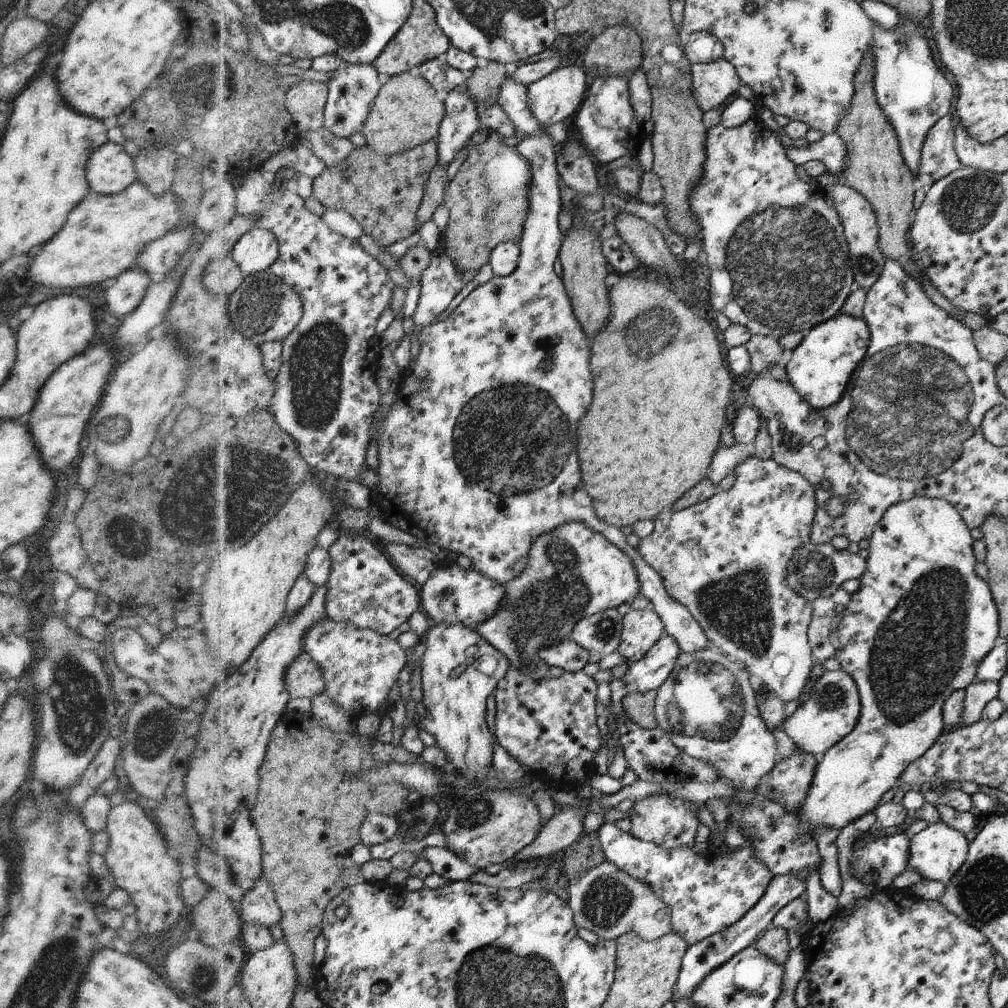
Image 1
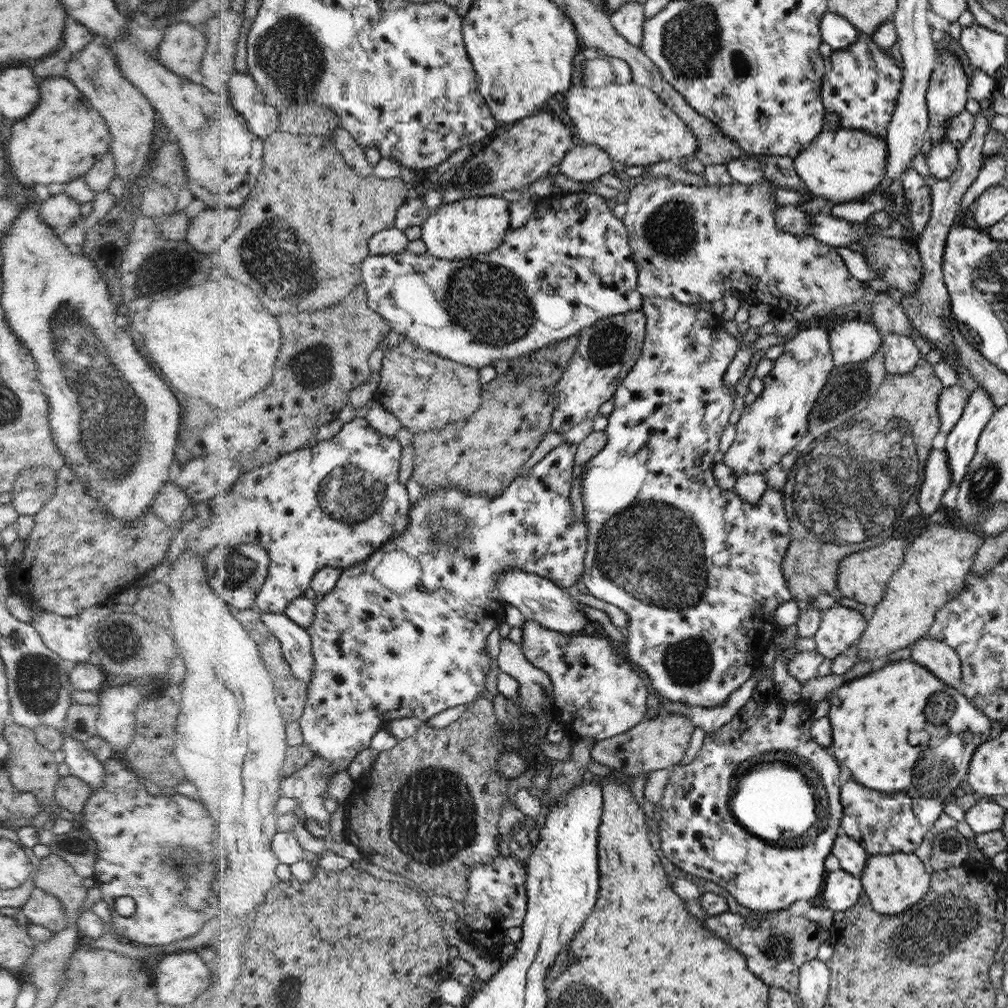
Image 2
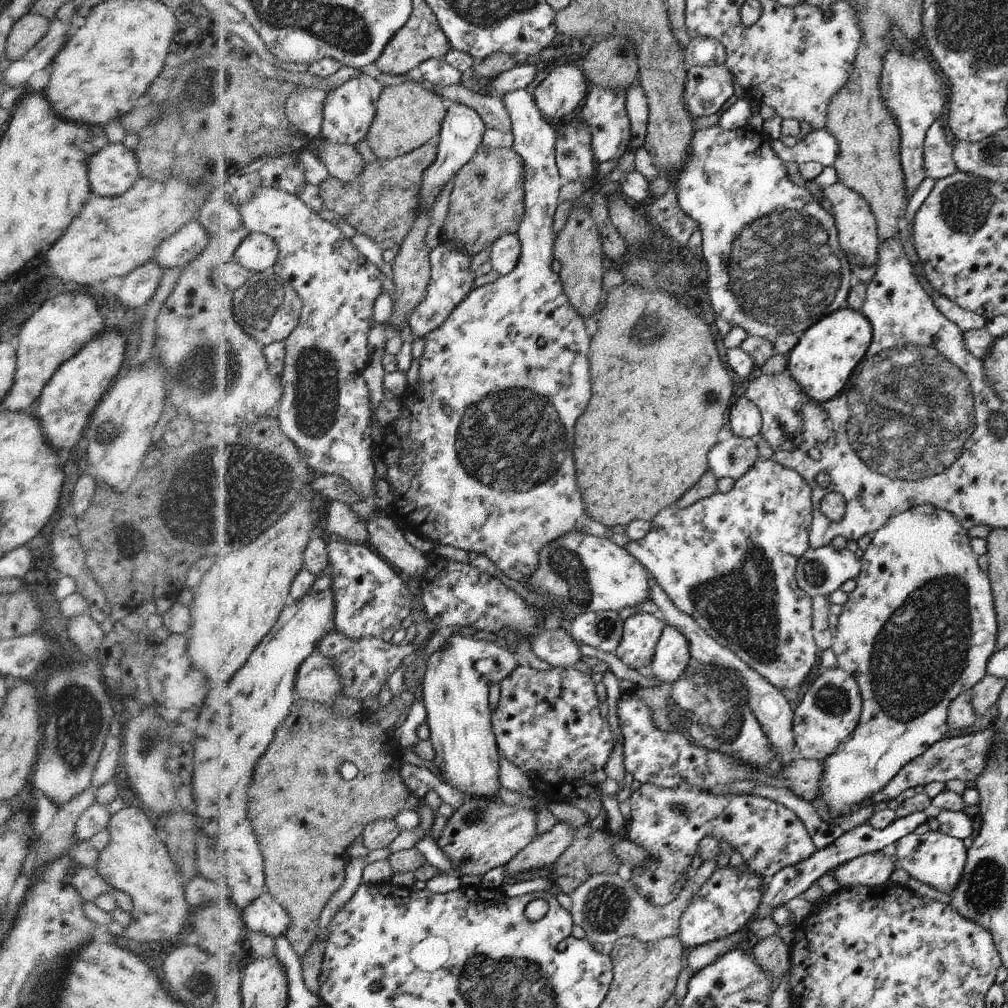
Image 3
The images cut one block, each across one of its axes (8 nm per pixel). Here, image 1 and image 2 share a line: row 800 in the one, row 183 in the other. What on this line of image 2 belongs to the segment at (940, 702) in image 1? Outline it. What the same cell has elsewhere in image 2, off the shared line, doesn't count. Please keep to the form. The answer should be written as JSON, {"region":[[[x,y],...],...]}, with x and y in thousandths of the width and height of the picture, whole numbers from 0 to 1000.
{"region":[[[829,128],[817,129],[806,139],[800,148],[787,157],[787,164],[792,175],[800,184],[800,189],[809,195],[817,195],[823,202],[839,202],[852,199],[859,192],[867,191],[869,185],[875,181],[881,168],[881,141],[879,135],[869,135],[859,129]]]}

